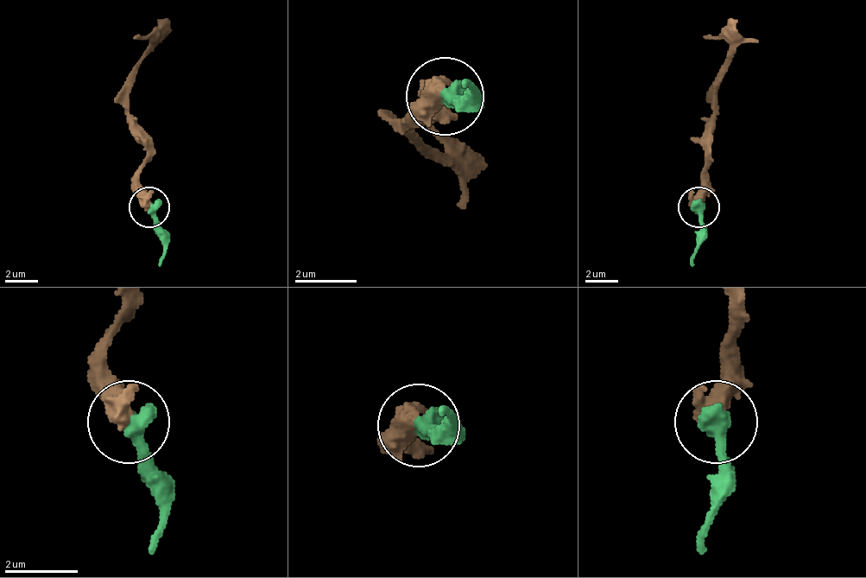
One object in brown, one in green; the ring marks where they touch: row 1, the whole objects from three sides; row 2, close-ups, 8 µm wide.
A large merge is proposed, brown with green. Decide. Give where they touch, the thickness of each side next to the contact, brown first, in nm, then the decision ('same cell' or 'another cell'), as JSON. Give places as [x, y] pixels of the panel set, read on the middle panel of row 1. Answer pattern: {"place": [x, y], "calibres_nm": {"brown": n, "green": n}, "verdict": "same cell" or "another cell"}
{"place": [445, 96], "calibres_nm": {"brown": 600, "green": 550}, "verdict": "another cell"}

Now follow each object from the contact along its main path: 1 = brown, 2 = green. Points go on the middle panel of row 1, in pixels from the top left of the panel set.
1: (446, 93), (423, 101), (439, 109), (407, 124), (439, 155), (439, 132), (415, 101)
2: (446, 93), (470, 93), (462, 85)

